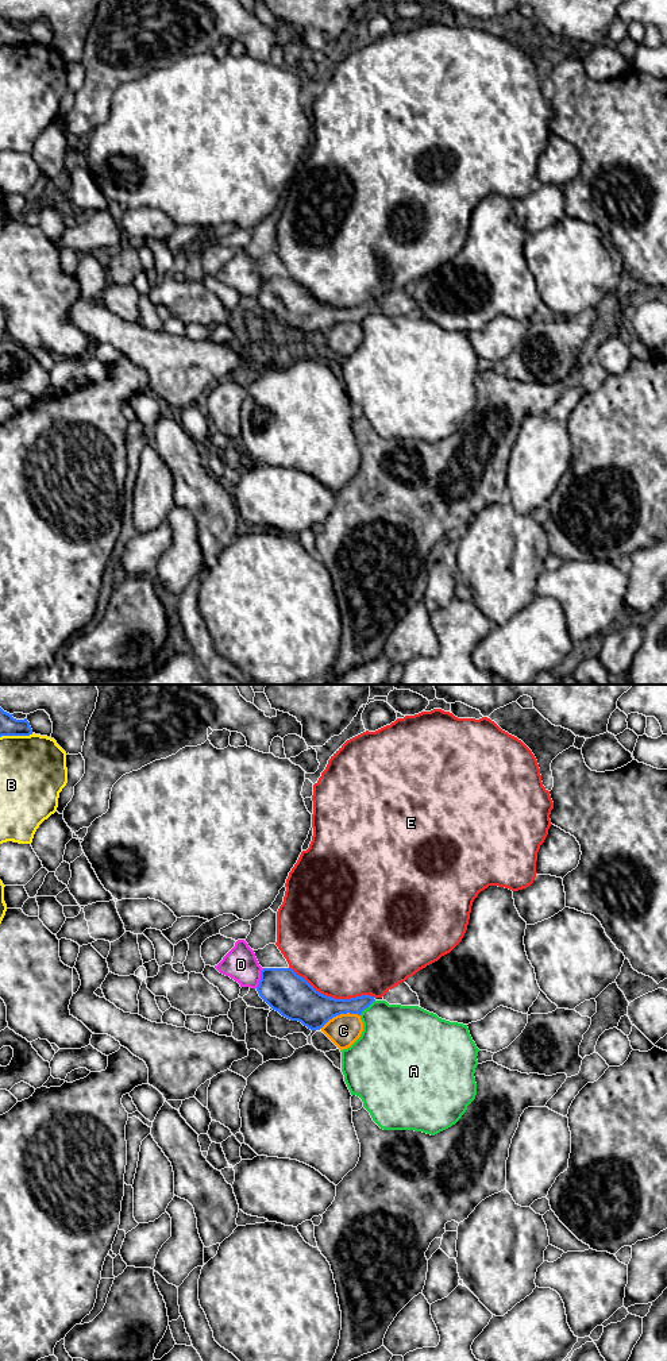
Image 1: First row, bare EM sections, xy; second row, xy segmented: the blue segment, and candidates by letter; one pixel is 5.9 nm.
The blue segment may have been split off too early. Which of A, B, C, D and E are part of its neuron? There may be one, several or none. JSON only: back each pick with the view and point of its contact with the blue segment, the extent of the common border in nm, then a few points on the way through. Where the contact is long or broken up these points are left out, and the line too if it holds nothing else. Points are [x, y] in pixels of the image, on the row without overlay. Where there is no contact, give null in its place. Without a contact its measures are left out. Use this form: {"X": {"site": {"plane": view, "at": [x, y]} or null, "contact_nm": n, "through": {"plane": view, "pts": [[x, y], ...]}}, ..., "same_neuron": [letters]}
{"same_neuron": []}

